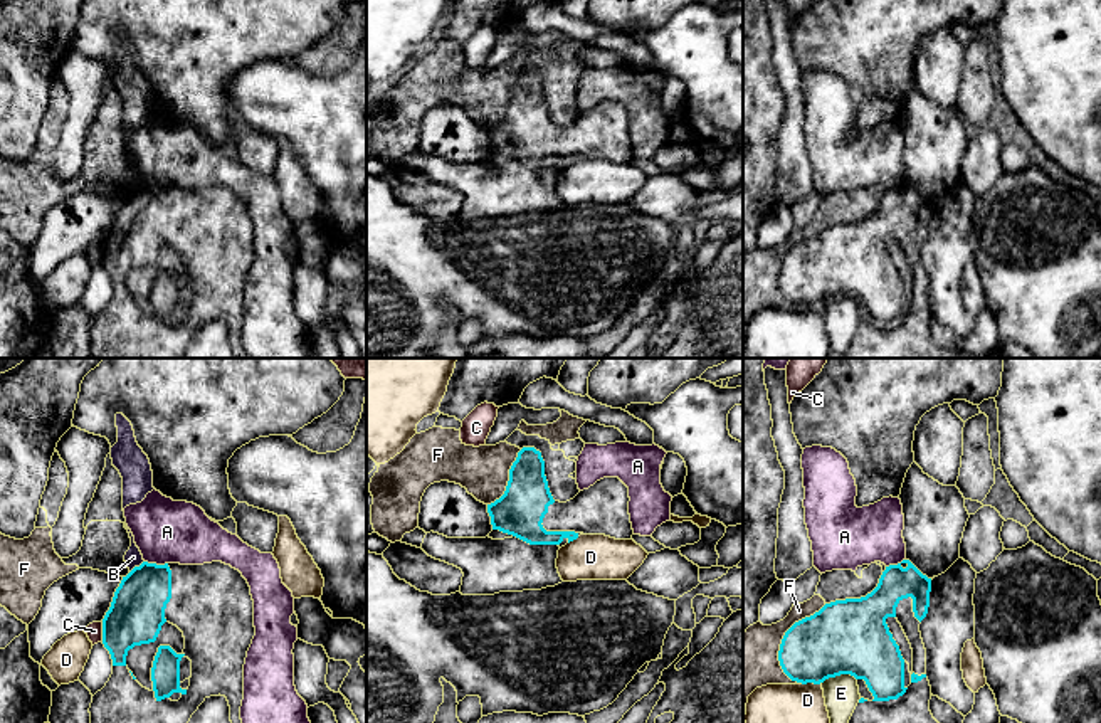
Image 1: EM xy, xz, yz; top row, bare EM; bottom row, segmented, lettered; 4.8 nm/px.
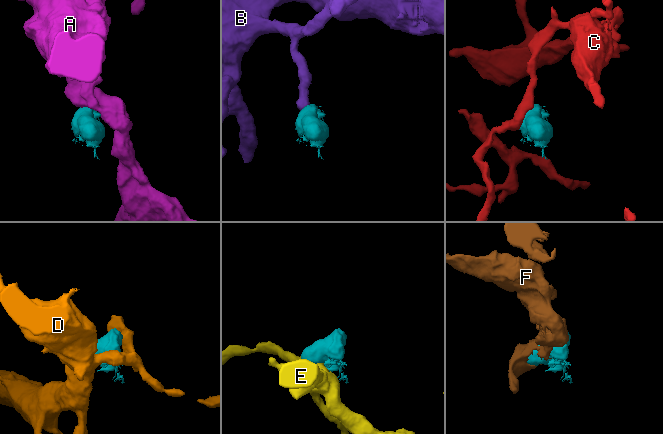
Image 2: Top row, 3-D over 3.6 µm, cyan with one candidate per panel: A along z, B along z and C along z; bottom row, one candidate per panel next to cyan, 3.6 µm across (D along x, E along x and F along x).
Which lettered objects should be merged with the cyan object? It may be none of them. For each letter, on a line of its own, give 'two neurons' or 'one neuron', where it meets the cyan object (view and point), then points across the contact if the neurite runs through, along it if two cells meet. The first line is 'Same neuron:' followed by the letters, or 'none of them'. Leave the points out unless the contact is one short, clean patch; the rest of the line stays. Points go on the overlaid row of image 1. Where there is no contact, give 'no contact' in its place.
Same neuron: none of them
A: two neurons; meets cyan in xy at (155, 564); border along xy (145, 560), (167, 564)
B: two neurons; meets cyan in xy at (136, 567); border along xy (143, 560), (130, 572)
C: two neurons; meets cyan in xy at (103, 633); border along xy (101, 622), (103, 641)
D: two neurons; meets cyan in yz at (811, 681)
E: two neurons; meets cyan in yz at (837, 675); border along yz (856, 678), (836, 675), (819, 683)
F: two neurons; meets cyan in yz at (784, 638)

